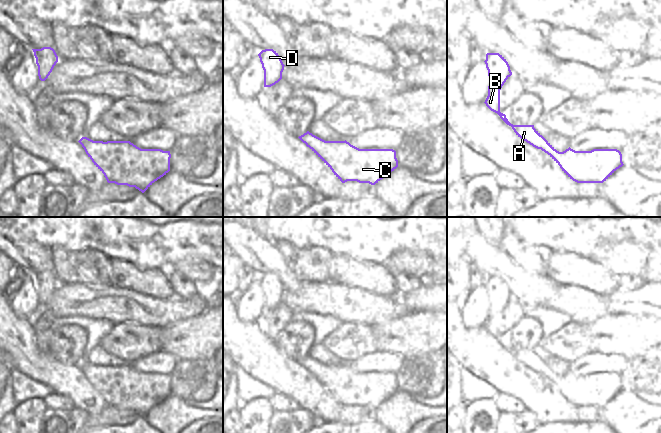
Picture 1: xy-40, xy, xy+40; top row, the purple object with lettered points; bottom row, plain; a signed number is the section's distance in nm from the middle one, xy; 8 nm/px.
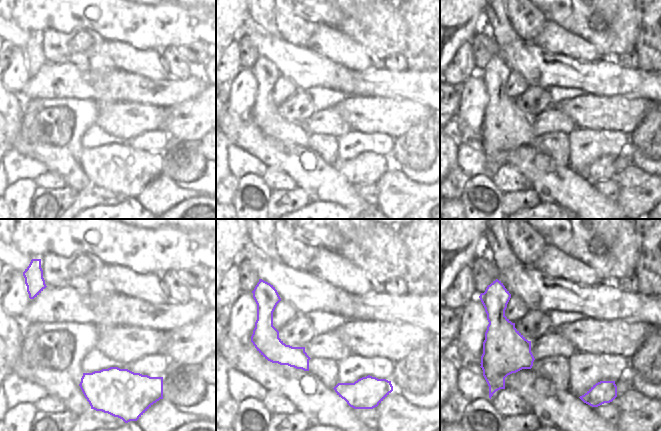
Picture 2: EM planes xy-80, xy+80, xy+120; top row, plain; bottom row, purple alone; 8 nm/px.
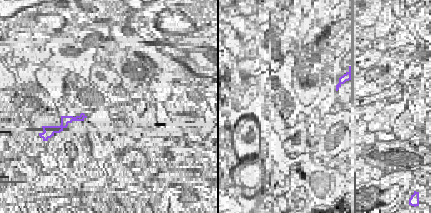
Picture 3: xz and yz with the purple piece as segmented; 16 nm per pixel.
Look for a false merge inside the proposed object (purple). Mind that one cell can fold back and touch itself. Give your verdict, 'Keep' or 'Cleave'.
Keep.

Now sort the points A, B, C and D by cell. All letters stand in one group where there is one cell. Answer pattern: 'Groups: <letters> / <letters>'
Groups: A B C D.

